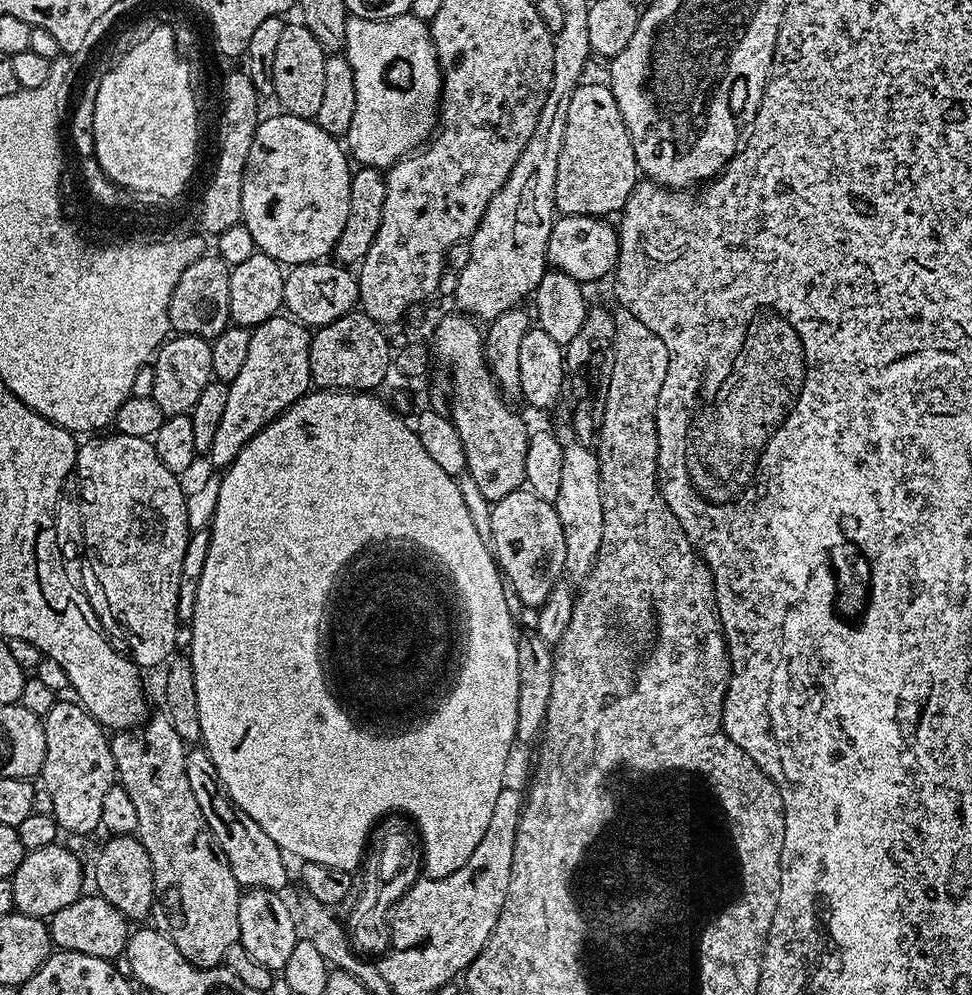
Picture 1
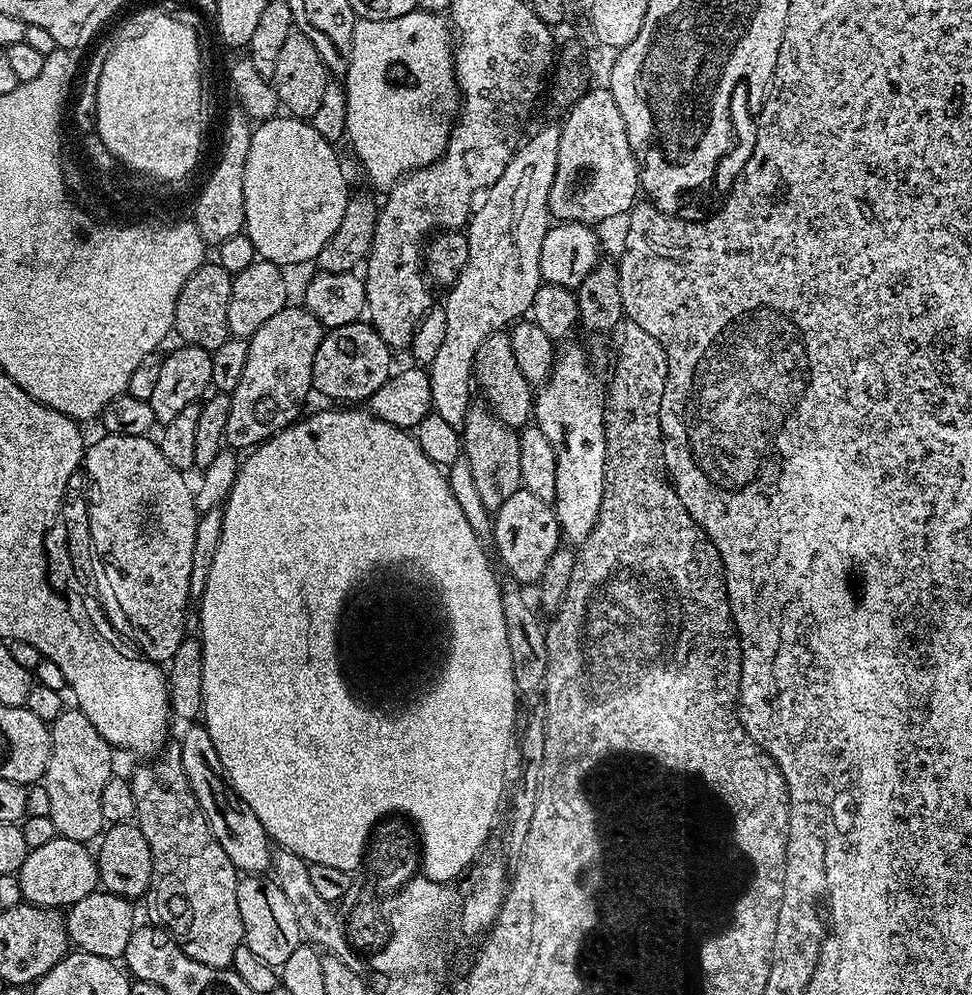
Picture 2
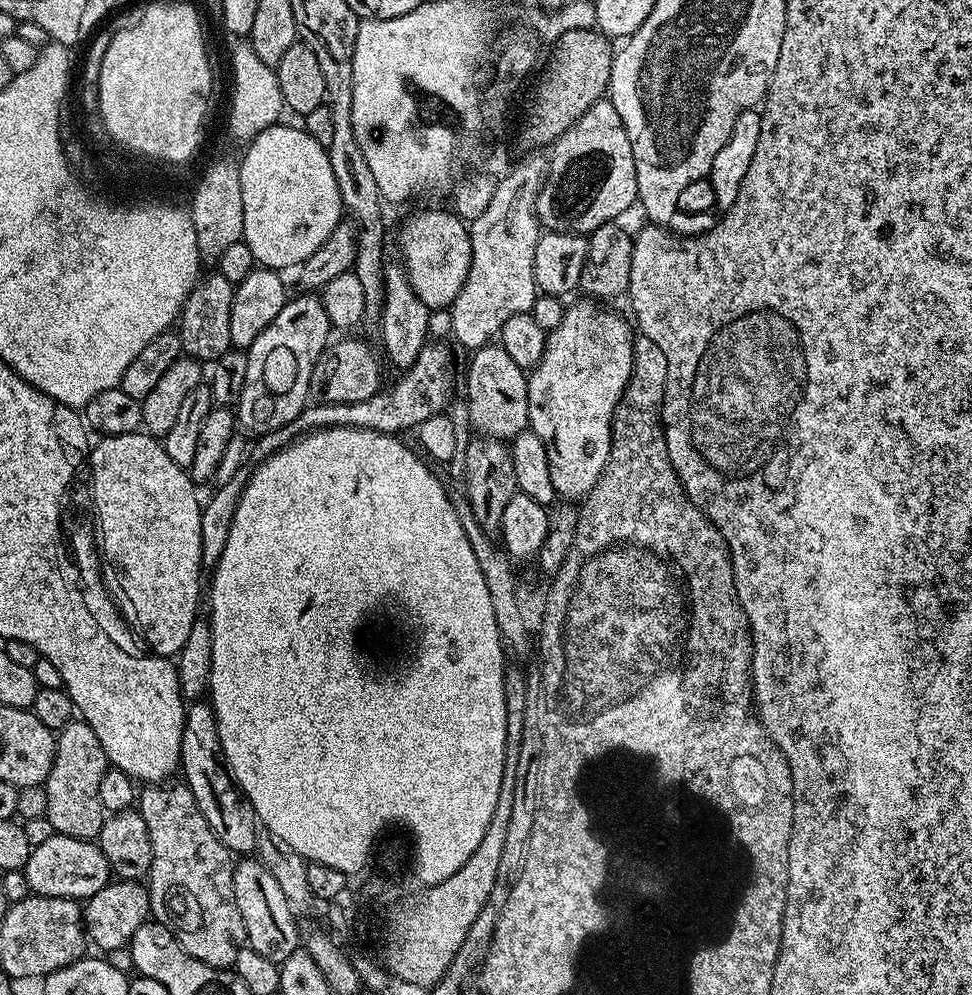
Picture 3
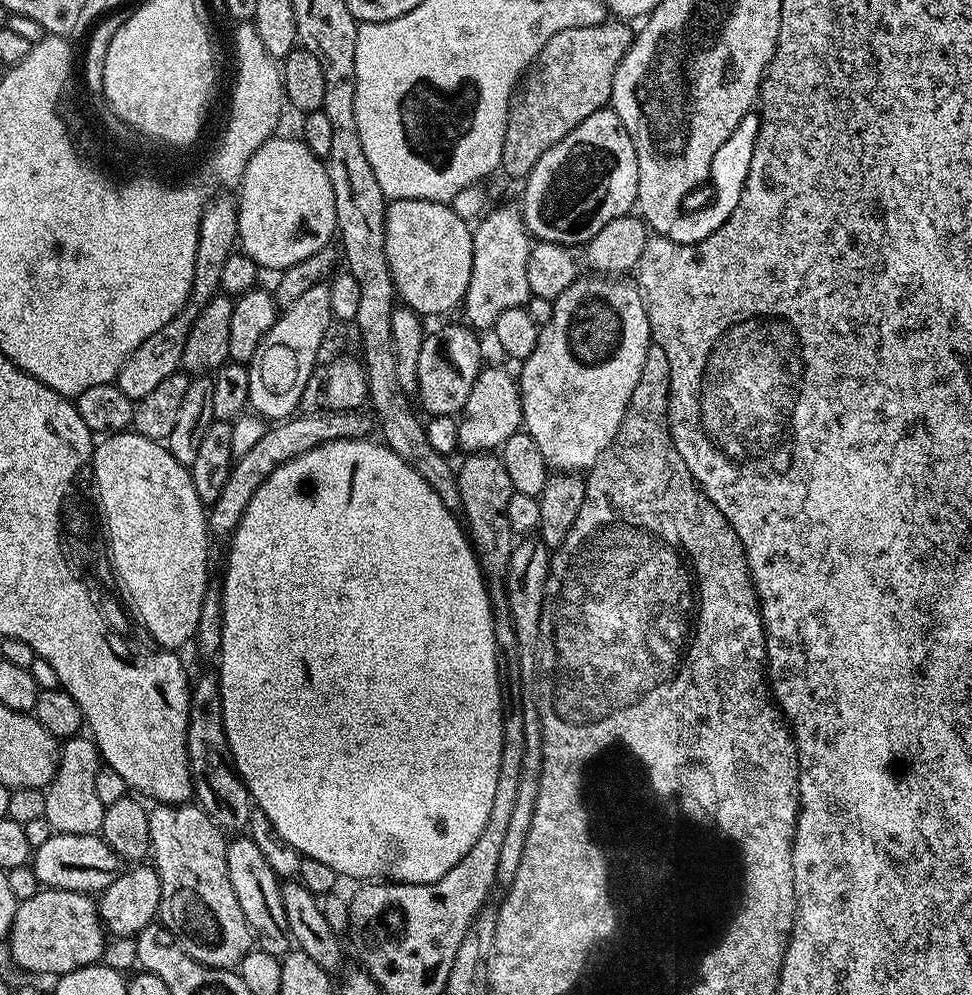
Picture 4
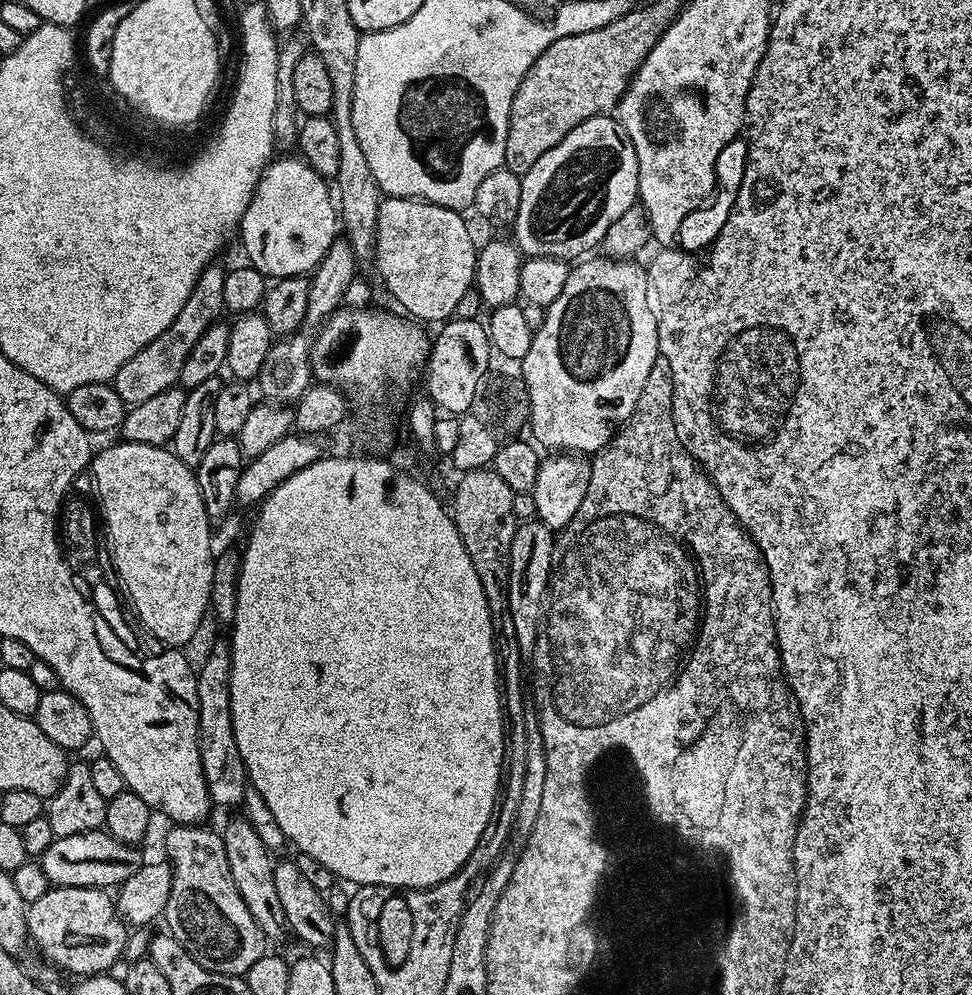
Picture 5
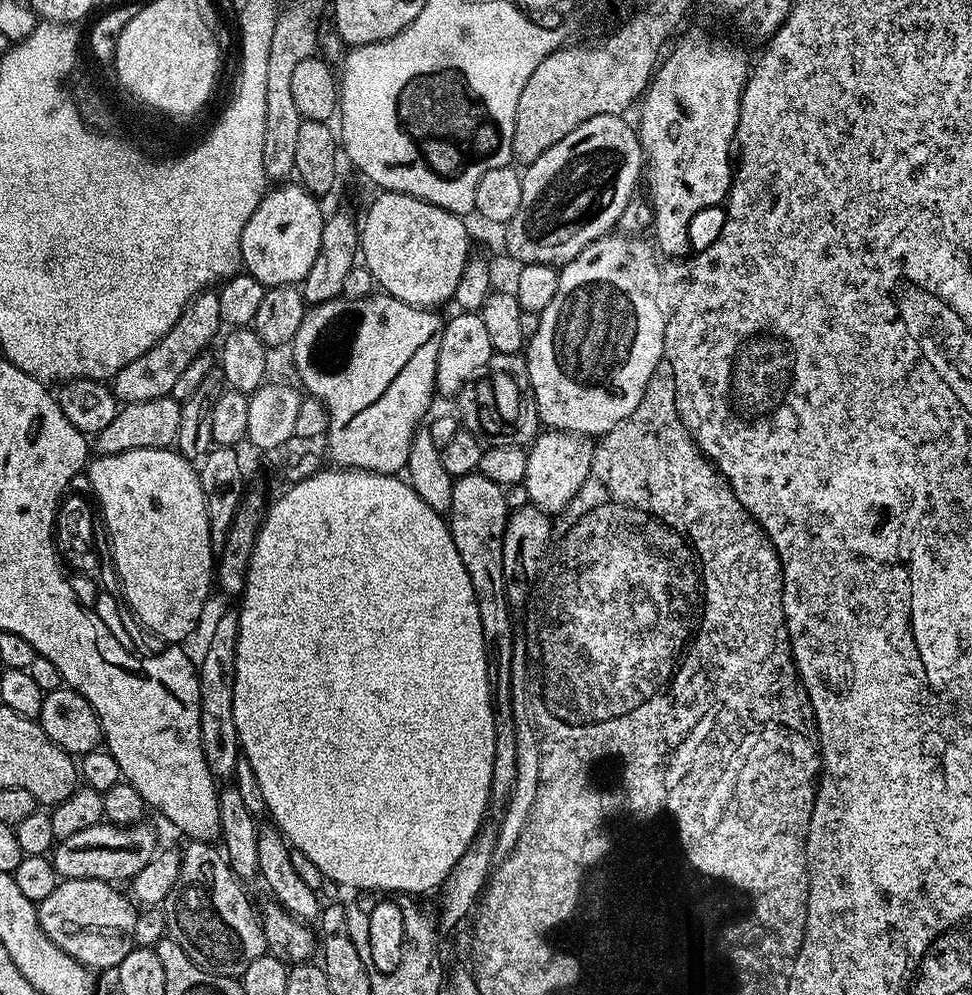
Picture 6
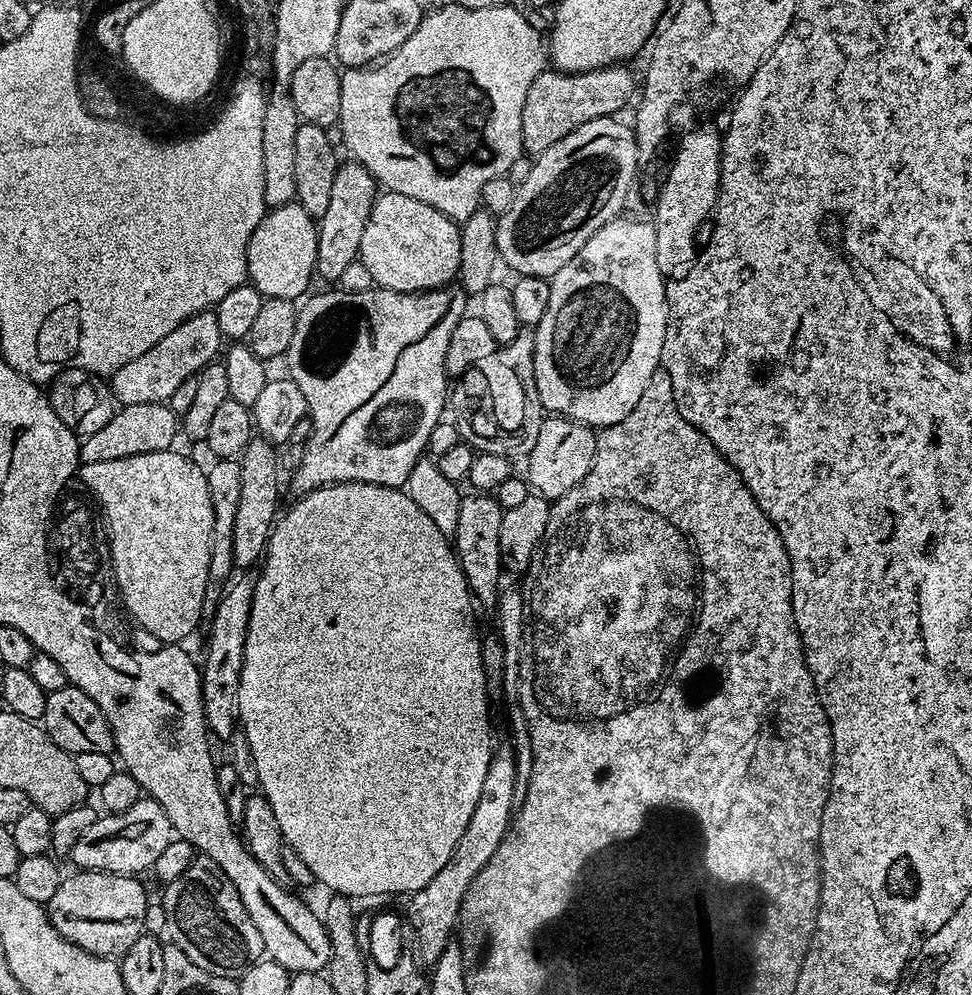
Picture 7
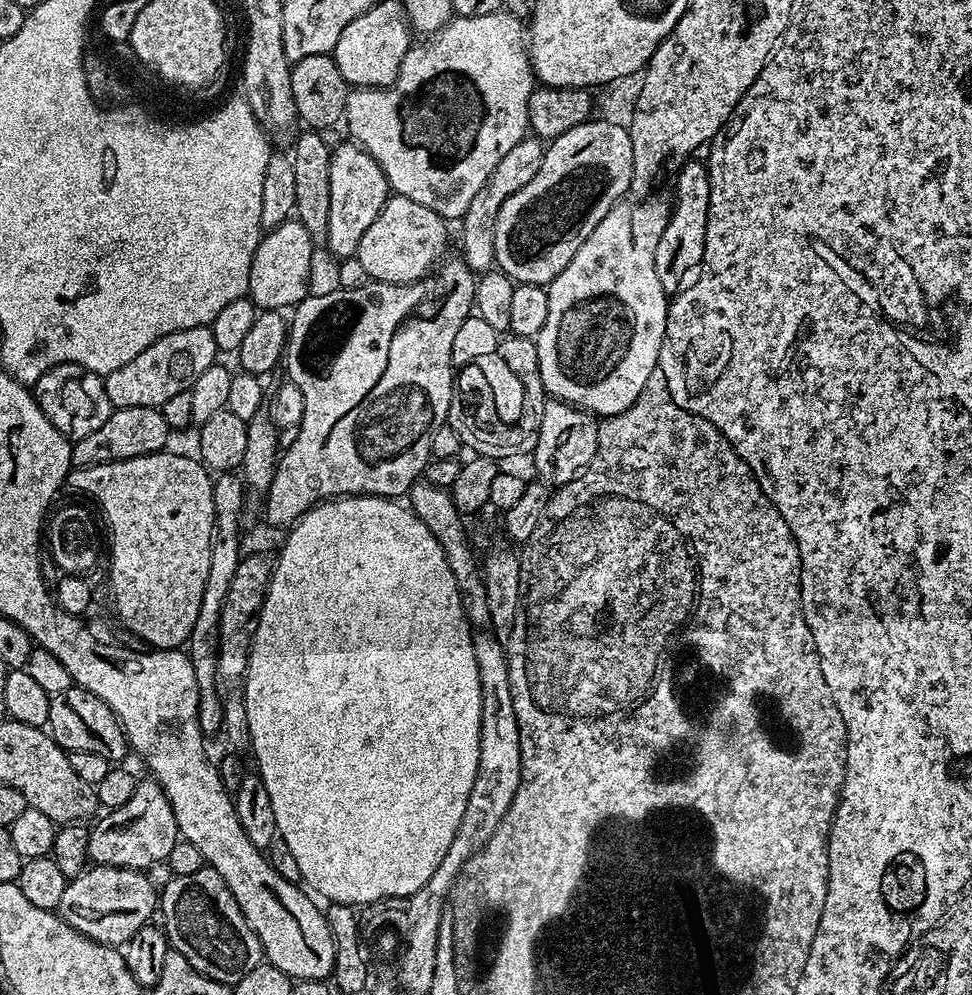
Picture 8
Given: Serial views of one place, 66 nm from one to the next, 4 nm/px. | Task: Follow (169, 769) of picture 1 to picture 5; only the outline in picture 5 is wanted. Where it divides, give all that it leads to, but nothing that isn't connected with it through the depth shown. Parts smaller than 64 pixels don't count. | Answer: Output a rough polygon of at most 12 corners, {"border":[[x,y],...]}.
{"border":[[177,824],[167,931],[202,965],[243,977],[266,937],[219,831]]}

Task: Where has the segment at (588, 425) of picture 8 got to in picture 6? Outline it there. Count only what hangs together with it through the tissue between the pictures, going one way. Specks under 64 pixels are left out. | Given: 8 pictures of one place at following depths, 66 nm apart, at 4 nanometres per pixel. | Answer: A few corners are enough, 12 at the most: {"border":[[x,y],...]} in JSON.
{"border":[[541,431],[527,449],[528,503],[563,512],[590,474],[594,440]]}

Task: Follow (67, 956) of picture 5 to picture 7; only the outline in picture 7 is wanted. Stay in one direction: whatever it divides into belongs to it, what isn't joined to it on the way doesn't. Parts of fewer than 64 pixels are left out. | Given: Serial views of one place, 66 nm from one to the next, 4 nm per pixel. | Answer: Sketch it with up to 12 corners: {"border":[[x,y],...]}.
{"border":[[73,871],[46,911],[54,930],[119,958],[145,935],[136,876]]}

